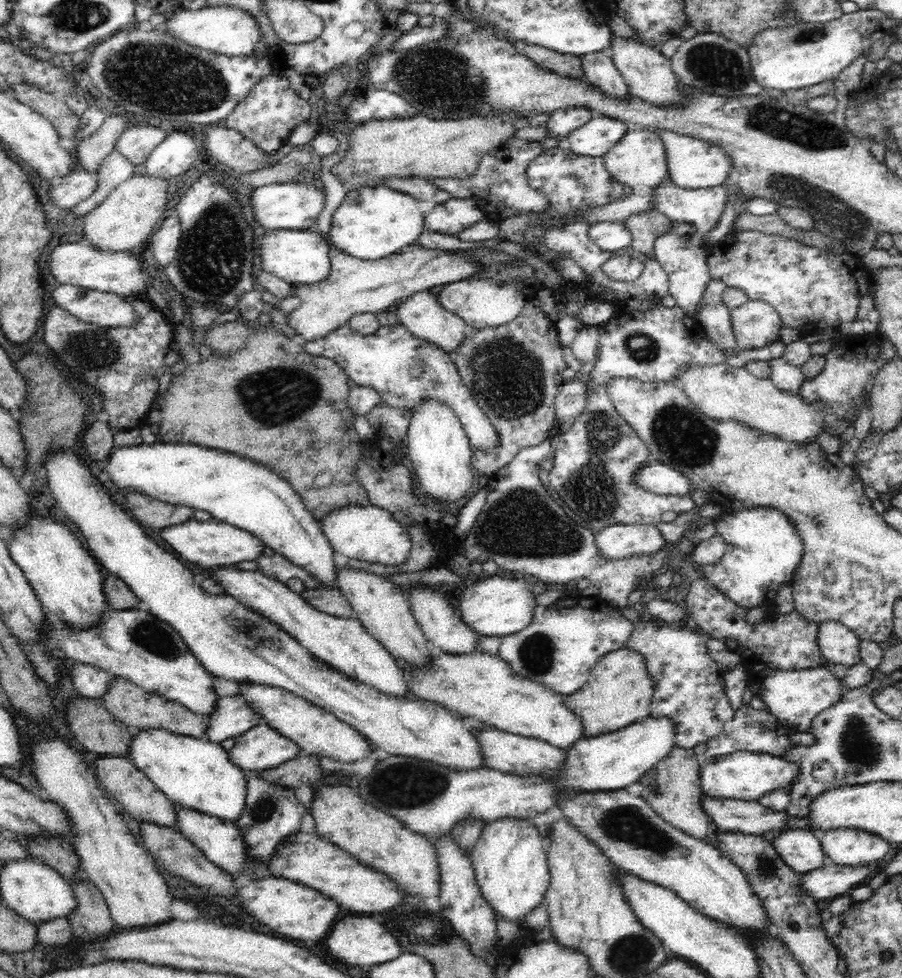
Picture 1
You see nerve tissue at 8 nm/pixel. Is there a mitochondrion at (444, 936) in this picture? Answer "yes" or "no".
no

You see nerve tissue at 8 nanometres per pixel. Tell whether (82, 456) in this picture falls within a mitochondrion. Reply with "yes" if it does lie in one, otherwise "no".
no

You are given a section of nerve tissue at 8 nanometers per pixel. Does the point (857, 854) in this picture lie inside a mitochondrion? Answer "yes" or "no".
no

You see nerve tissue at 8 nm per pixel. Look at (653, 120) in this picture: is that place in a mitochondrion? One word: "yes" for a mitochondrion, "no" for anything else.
no

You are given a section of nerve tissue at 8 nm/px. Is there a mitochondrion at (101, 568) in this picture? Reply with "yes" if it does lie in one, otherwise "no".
no

